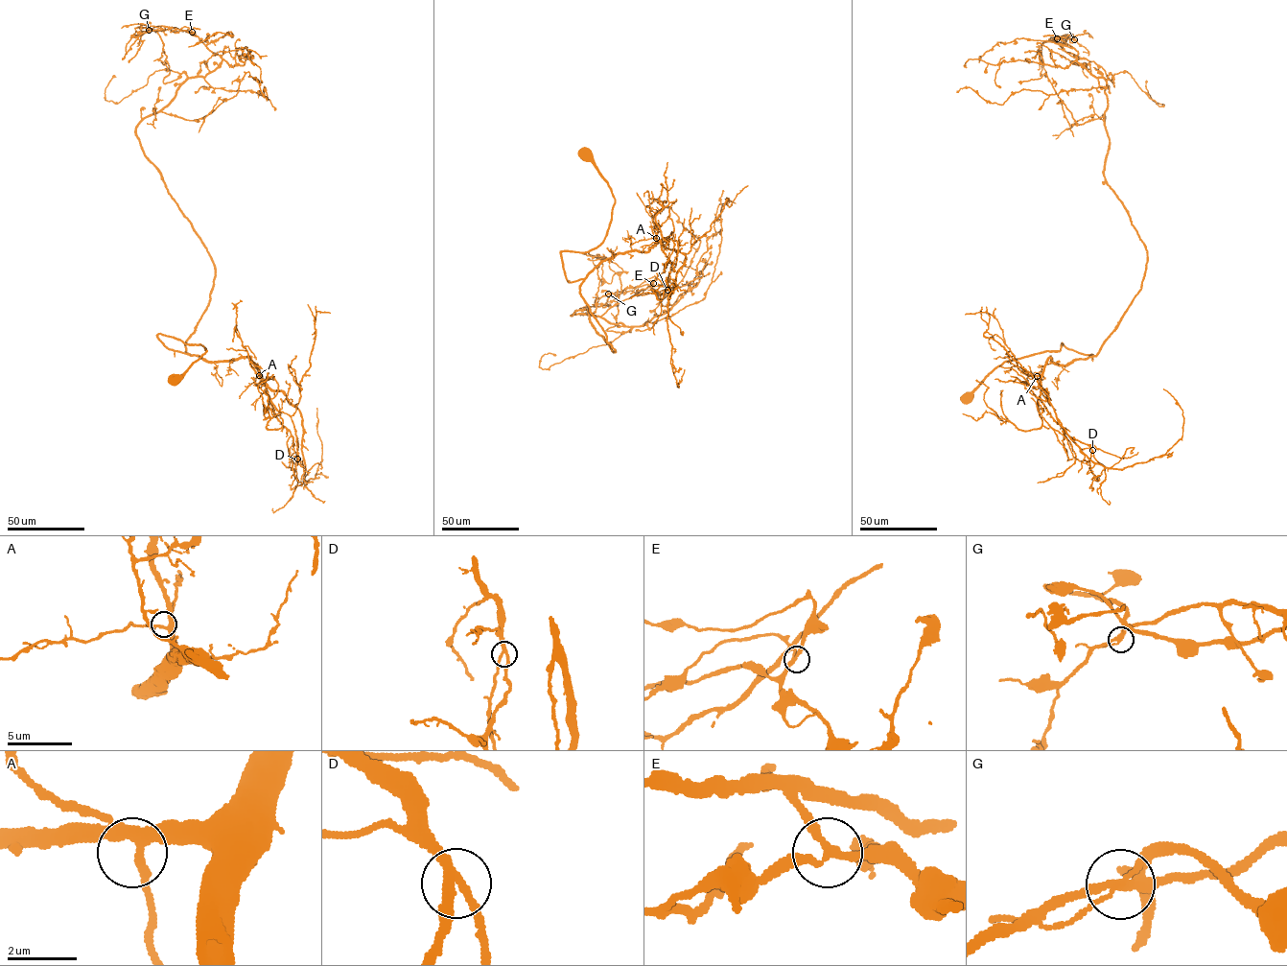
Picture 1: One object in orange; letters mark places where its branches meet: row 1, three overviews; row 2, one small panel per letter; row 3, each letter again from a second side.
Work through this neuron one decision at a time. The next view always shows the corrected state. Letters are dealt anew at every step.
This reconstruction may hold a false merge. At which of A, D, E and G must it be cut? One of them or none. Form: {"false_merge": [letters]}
{"false_merge": ["G"]}

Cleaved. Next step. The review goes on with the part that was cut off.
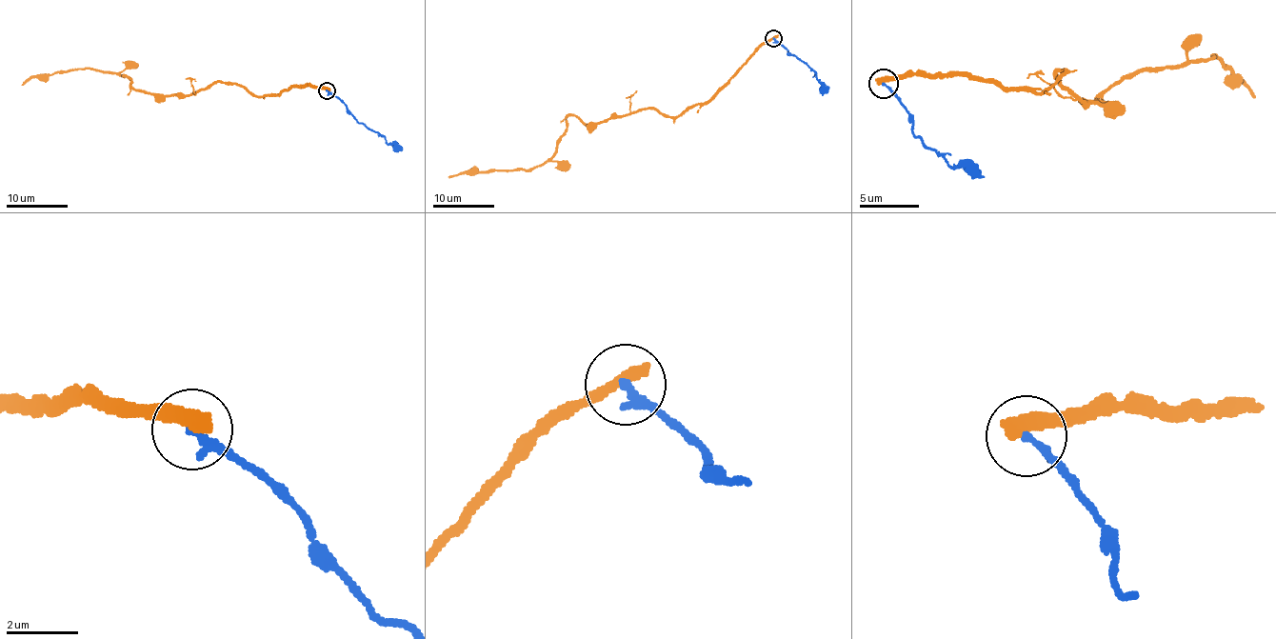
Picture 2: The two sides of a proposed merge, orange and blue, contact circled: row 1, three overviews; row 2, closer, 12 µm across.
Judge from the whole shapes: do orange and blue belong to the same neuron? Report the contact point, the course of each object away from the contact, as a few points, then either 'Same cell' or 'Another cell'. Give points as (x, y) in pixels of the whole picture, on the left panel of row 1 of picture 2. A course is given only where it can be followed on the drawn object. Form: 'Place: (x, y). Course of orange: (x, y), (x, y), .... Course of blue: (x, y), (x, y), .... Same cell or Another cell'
Place: (327, 90). Course of orange: (327, 89), (256, 95), (218, 82), (189, 95), (150, 95), (126, 76), (69, 69), (22, 85). Course of blue: (327, 89), (357, 120), (393, 145), (397, 151). Another cell

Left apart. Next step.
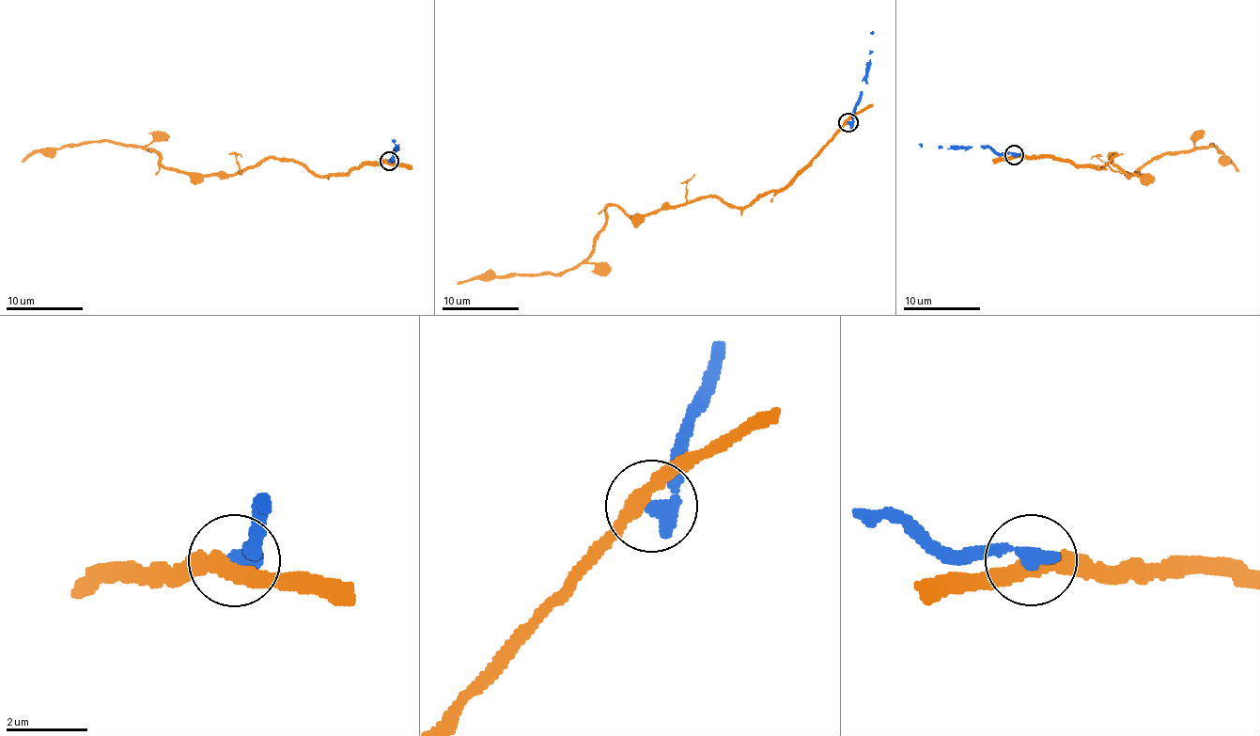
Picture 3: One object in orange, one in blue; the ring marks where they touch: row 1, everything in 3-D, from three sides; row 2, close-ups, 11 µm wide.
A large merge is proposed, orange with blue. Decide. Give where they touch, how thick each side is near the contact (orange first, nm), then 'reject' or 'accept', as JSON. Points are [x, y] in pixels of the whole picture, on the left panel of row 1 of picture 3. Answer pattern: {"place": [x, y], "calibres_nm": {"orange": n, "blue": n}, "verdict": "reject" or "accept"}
{"place": [389, 161], "calibres_nm": {"orange": 360, "blue": 420}, "verdict": "reject"}

